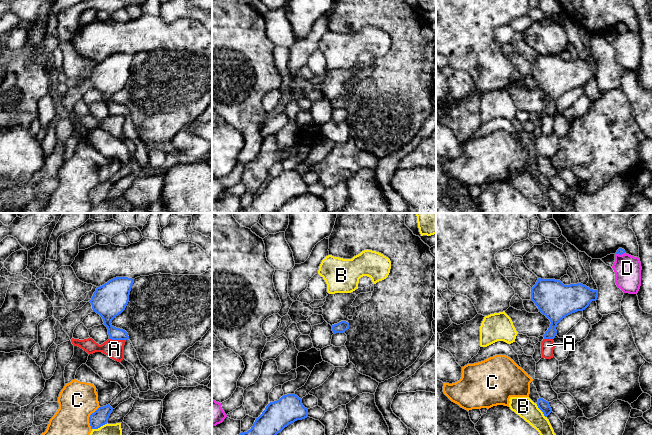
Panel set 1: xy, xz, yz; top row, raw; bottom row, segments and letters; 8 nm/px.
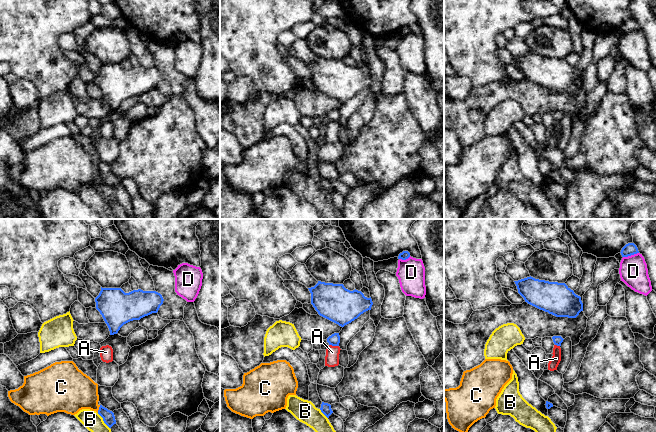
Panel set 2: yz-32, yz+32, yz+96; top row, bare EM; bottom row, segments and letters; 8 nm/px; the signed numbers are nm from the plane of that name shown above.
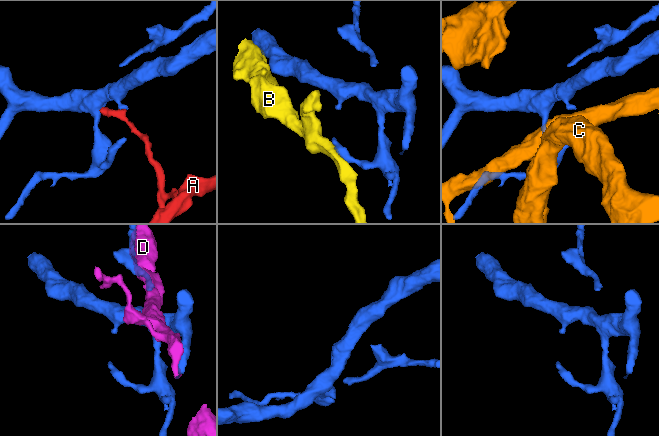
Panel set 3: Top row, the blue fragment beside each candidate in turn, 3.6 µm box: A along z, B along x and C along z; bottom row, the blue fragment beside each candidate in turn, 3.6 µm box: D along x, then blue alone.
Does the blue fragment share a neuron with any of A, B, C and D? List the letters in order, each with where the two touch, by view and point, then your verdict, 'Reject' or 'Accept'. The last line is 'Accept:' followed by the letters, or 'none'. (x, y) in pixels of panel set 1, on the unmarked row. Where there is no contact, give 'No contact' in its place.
A: Touches blue at xy (117, 115). Reject
B: Touches blue at yz (541, 186). Reject
C: Touches blue at xy (89, 194). Reject
D: Touches blue at yz (620, 30). Reject
Accept: none

